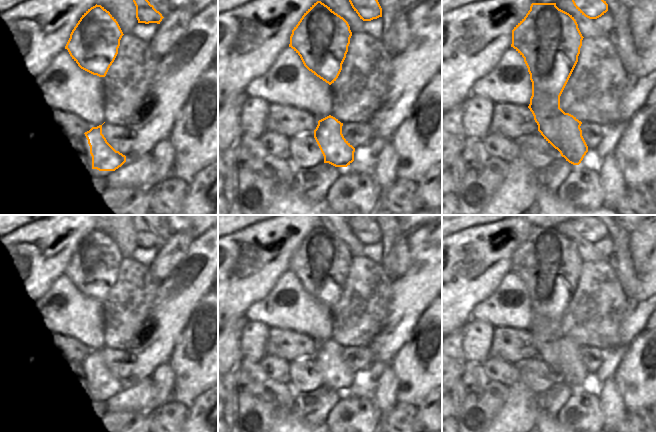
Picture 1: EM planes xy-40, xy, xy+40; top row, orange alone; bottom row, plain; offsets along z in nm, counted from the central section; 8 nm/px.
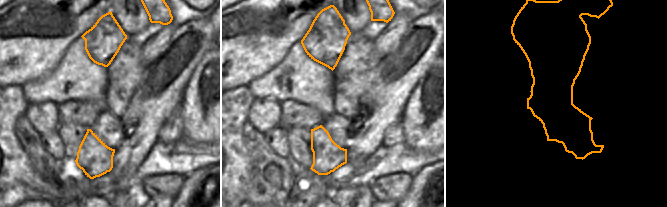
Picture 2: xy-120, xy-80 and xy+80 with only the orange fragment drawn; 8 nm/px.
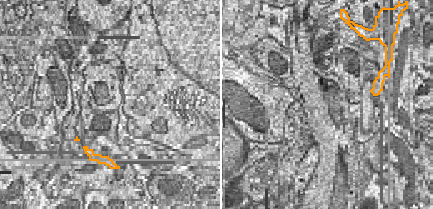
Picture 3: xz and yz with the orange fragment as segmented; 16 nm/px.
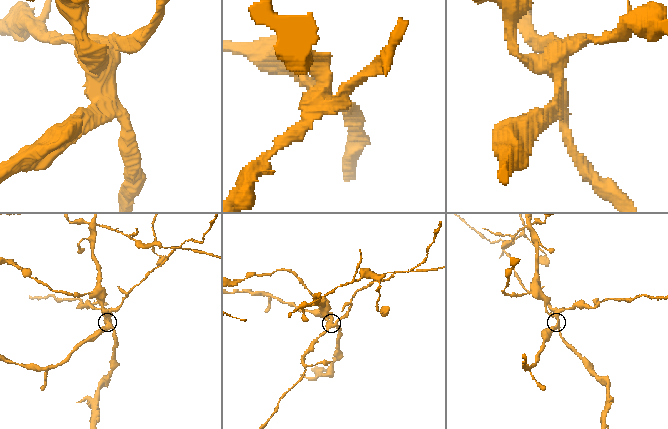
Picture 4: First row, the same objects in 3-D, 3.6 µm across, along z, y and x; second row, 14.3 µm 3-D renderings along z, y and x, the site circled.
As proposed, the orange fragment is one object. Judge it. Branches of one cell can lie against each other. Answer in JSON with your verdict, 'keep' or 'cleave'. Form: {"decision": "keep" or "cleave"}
{"decision": "cleave"}

